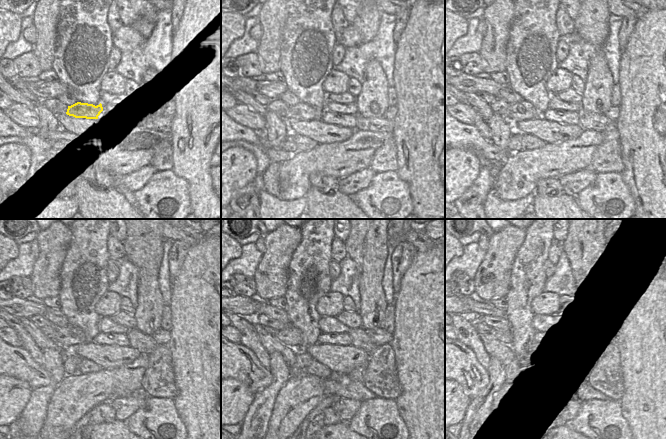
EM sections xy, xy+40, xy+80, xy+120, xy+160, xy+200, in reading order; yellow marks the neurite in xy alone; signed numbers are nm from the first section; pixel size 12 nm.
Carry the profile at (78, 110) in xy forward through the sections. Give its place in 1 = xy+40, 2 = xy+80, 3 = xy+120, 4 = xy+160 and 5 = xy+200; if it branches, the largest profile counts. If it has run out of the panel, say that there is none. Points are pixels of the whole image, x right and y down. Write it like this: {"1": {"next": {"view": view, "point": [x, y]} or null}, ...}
{"1": {"next": {"view": "xy+40", "point": [302, 111]}}, "2": {"next": {"view": "xy+80", "point": [522, 110]}}, "3": {"next": {"view": "xy+120", "point": [68, 336]}}, "4": {"next": {"view": "xy+160", "point": [291, 336]}}, "5": {"next": {"view": "xy+200", "point": [505, 336]}}}

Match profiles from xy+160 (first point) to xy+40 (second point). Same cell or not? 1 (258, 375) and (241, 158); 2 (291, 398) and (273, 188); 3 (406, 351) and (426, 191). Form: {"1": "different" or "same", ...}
{"1": "different", "2": "different", "3": "same"}

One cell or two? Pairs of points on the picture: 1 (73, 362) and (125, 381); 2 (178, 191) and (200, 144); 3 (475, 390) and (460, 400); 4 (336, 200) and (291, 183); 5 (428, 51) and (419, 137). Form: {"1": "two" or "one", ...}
{"1": "two", "2": "two", "3": "two", "4": "two", "5": "one"}

